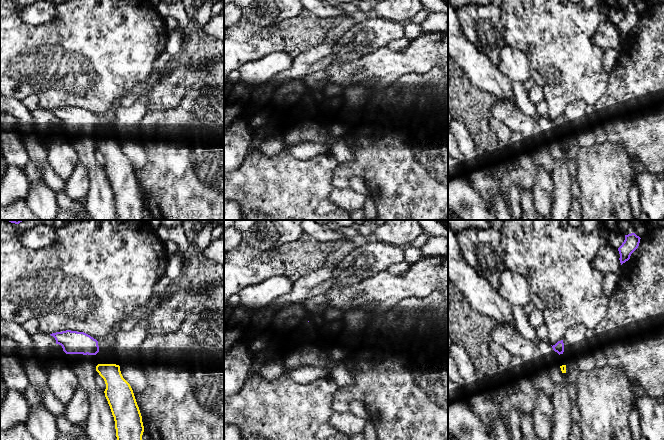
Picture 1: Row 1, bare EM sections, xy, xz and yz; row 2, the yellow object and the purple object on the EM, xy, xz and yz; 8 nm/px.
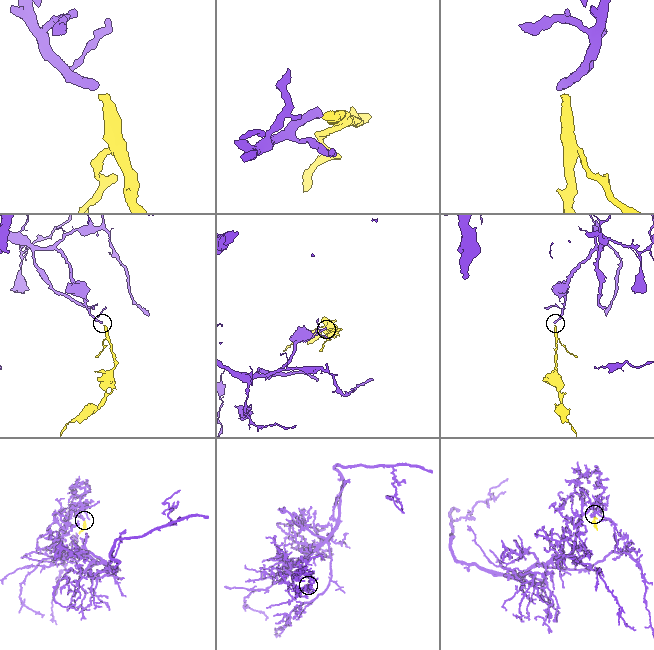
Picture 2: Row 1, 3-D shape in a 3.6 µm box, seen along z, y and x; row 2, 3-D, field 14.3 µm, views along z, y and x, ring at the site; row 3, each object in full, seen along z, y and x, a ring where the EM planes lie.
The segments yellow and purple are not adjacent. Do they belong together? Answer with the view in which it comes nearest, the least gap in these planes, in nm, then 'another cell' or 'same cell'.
xy | 80 nm | another cell

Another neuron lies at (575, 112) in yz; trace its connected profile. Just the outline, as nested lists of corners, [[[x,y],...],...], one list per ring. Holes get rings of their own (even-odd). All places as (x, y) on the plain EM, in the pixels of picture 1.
[[[576,100],[566,106],[564,115],[567,117],[572,125],[579,124],[586,121],[586,102],[583,100]]]

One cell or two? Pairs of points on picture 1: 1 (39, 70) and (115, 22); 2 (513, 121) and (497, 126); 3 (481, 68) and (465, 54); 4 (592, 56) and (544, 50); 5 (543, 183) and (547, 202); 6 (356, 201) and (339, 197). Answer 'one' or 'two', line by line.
1: one
2: two
3: one
4: one
5: one
6: one

